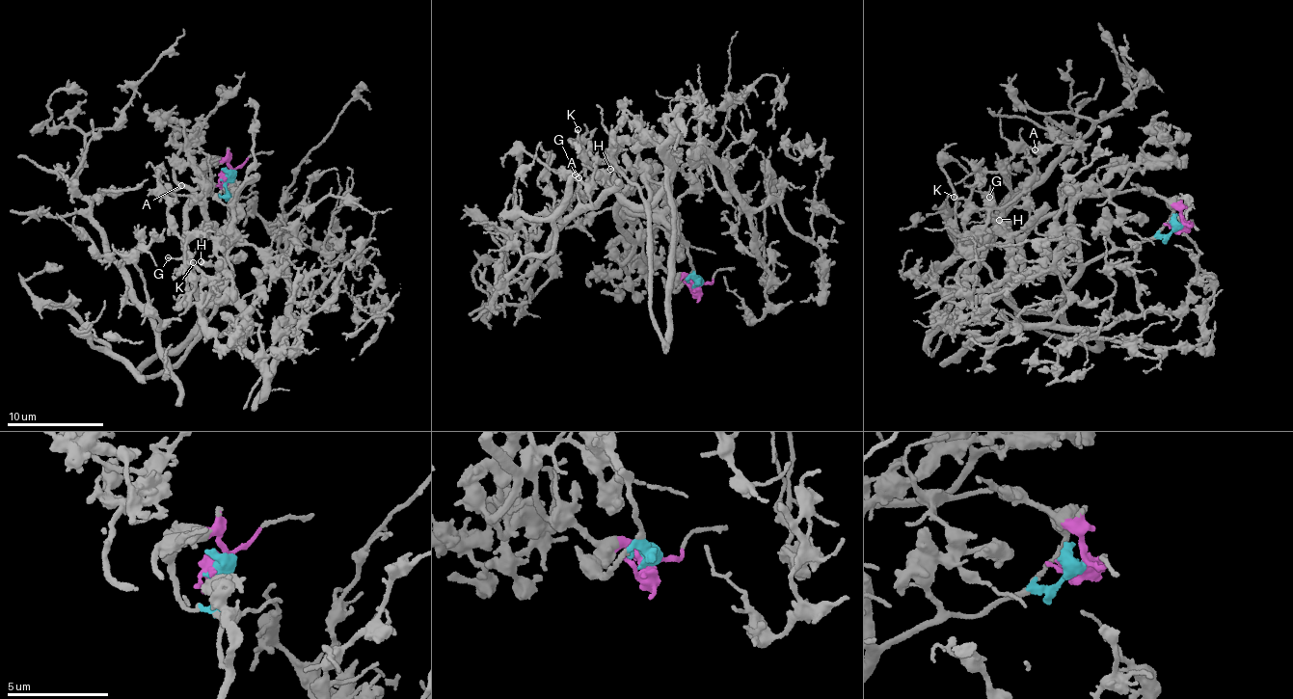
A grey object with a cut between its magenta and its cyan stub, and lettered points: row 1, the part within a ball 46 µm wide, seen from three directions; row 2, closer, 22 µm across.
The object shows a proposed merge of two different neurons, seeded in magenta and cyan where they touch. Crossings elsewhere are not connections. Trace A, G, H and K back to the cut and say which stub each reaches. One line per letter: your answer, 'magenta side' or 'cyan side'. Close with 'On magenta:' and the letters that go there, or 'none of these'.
A: magenta side
G: magenta side
H: cyan side
K: magenta side
On magenta: A, G, K

